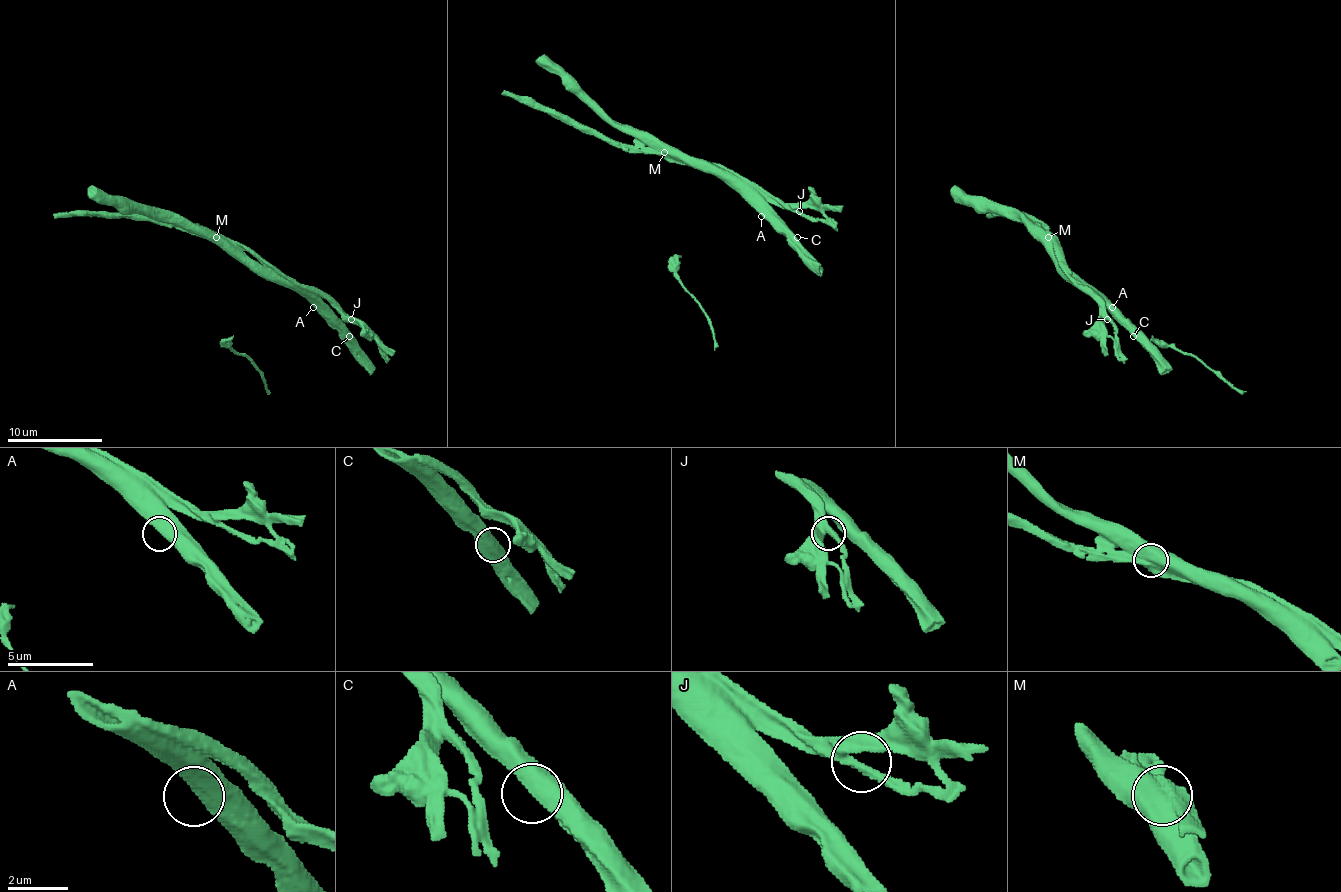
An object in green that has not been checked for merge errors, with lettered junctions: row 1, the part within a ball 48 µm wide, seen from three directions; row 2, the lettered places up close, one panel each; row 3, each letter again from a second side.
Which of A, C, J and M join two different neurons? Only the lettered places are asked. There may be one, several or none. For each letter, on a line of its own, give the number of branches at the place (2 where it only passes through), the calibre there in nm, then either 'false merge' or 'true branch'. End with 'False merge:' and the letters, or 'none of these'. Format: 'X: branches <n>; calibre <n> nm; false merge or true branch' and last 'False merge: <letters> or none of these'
A: branches 1; calibre 750 nm; true branch
C: branches 2; calibre 600 nm; true branch
J: branches 2; calibre 320 nm; true branch
M: branches 2; calibre 750 nm; false merge
False merge: M

